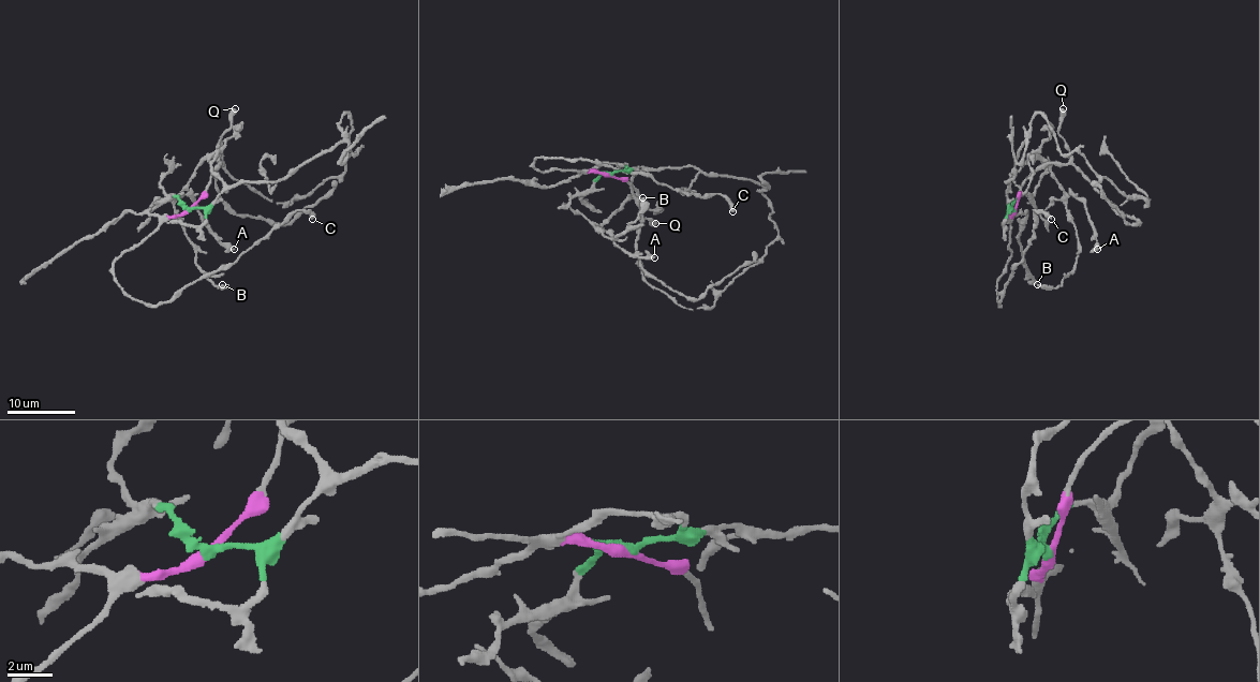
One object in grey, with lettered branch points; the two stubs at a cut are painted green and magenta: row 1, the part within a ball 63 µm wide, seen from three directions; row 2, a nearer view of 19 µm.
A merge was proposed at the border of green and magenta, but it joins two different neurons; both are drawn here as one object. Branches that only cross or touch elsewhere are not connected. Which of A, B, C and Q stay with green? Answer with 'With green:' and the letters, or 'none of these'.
With green: A, B

